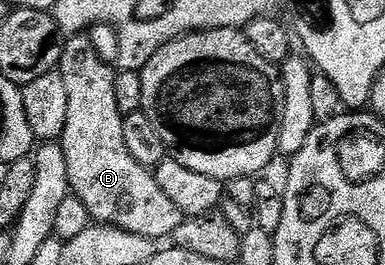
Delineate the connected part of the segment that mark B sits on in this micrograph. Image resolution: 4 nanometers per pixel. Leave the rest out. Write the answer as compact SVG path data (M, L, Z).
M75 34L64 43L59 59L58 72L65 78L65 90L69 93L69 118L65 118L65 130L61 137L65 166L69 166L69 186L74 199L81 201L92 221L113 228L120 228L129 234L141 234L156 242L162 236L174 237L177 226L181 226L184 214L169 202L169 197L157 186L154 175L145 165L139 164L137 157L127 145L127 132L123 129L125 113L117 110L117 90L115 89L116 69L106 64L95 53L95 44L90 35Z

